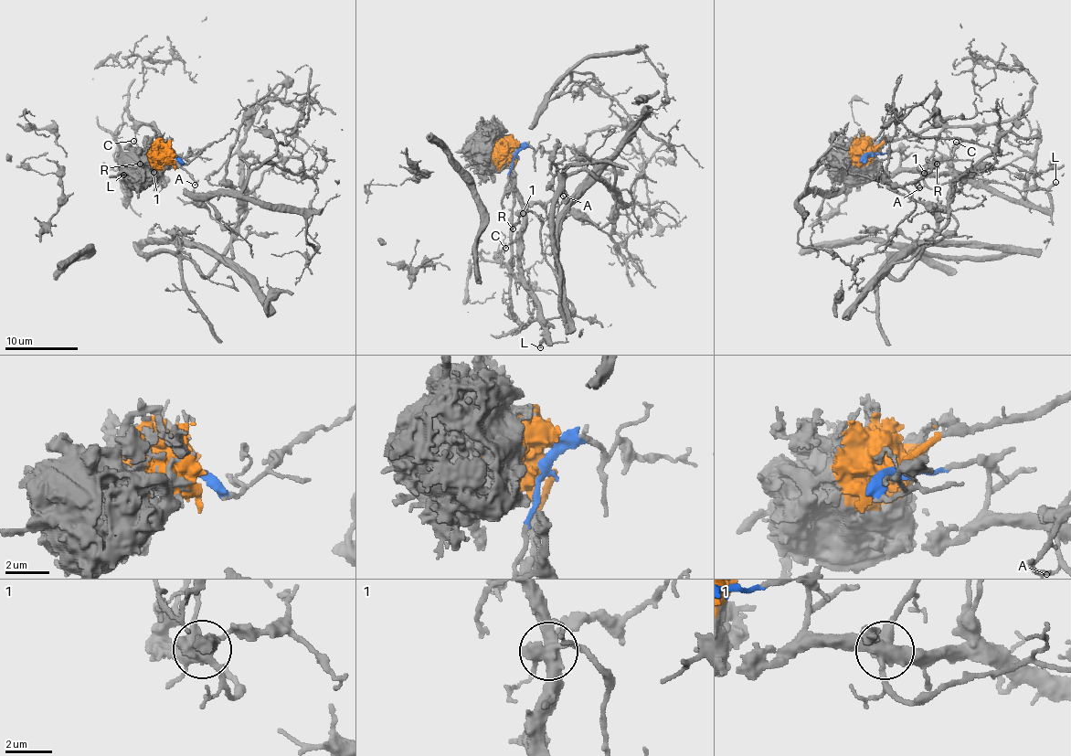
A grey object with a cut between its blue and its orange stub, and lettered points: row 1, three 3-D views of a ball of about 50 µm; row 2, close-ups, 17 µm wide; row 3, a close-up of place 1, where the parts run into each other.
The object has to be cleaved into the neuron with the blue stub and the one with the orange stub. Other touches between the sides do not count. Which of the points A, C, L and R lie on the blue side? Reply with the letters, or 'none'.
A, C, L

